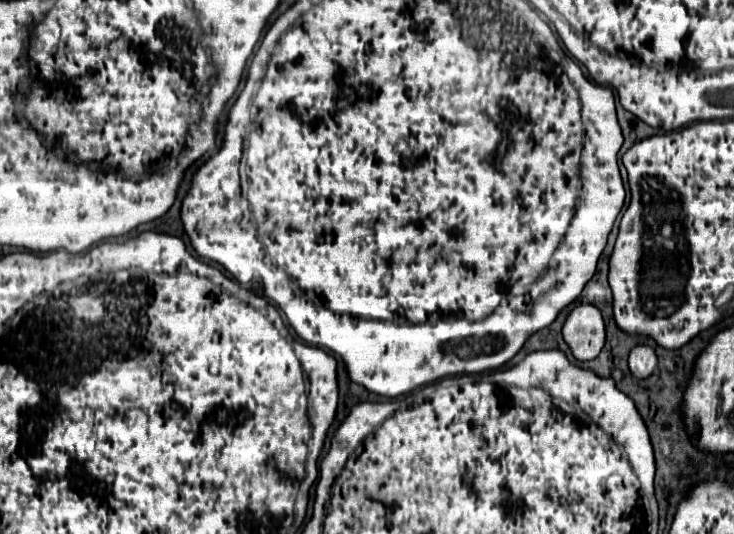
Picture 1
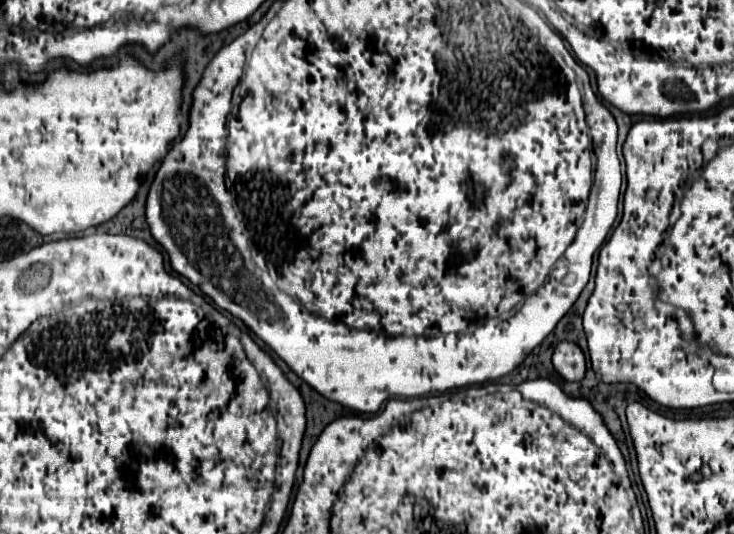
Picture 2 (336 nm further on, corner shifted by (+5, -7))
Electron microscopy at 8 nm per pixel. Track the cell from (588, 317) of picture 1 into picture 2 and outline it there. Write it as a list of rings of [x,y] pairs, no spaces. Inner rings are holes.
[[[559,343],[553,353],[553,367],[565,381],[581,381],[585,375],[585,355],[575,343]]]

